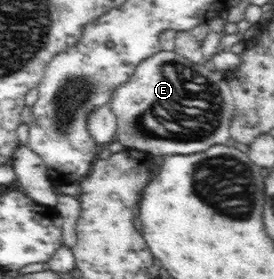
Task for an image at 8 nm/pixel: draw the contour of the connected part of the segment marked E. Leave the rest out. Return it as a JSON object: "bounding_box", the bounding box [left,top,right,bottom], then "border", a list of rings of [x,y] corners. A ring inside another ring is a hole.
{"bounding_box":[107,50,235,154],"border":[[[158,50],[140,62],[130,79],[111,91],[107,106],[116,116],[115,140],[125,147],[149,154],[195,154],[216,144],[230,144],[229,125],[235,112],[230,82],[220,70],[208,70],[203,64],[182,57],[176,50]]]}

